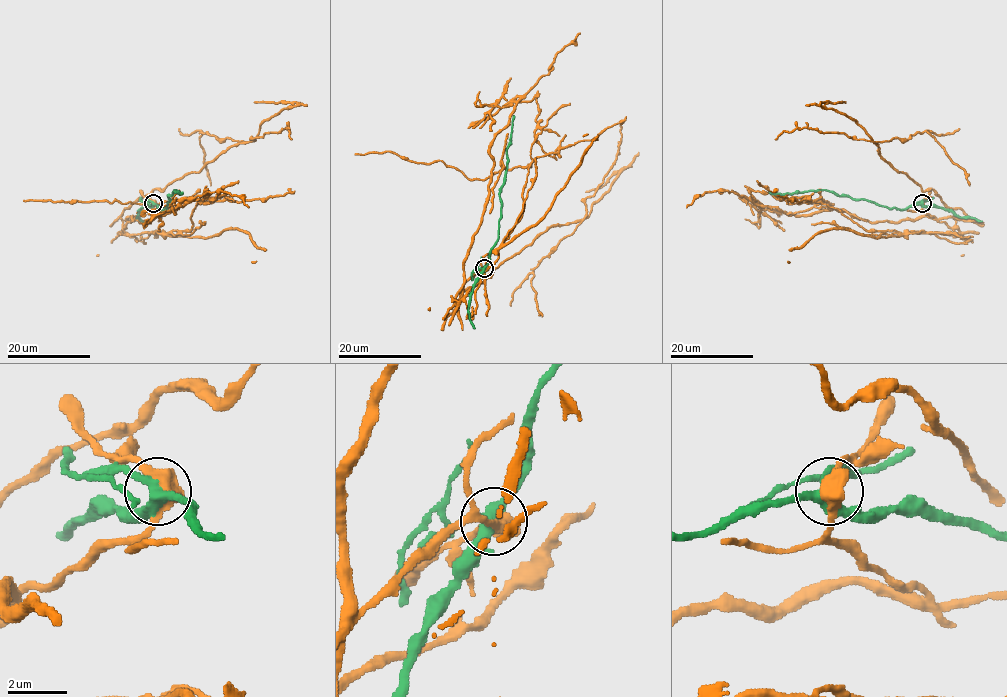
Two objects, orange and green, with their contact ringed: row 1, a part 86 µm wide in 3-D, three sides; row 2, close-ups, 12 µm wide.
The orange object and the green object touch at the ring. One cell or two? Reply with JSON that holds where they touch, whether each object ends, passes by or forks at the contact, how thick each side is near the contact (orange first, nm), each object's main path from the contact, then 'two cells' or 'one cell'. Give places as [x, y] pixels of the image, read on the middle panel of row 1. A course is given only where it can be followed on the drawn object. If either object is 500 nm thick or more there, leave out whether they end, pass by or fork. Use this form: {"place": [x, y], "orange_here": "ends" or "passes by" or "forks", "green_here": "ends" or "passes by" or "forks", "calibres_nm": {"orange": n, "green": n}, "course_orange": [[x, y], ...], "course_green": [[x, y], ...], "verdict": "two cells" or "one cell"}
{"place": [484, 268], "calibres_nm": {"orange": 550, "green": 360}, "course_orange": [[485, 268], [466, 280], [464, 259], [501, 162], [469, 180], [440, 160], [355, 154]], "course_green": [[485, 268], [498, 238], [501, 212], [499, 189], [506, 172], [506, 149], [514, 116]], "verdict": "two cells"}

